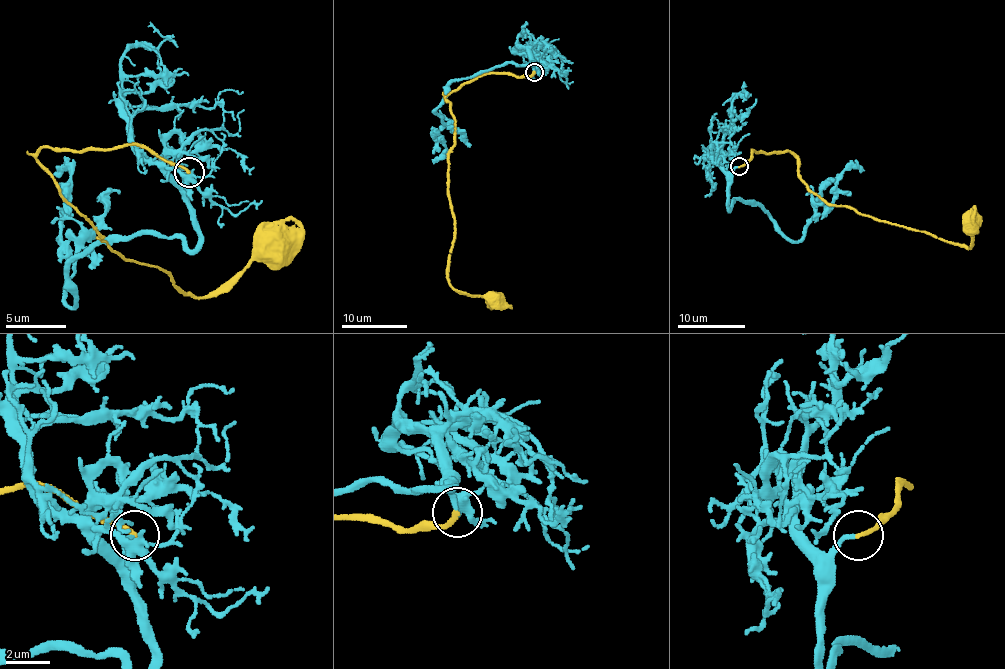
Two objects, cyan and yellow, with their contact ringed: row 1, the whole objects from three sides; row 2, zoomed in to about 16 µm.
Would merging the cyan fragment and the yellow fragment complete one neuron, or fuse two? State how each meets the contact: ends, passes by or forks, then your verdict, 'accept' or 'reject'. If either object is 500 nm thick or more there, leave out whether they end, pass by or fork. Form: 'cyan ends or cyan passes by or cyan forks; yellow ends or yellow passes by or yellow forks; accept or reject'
cyan ends; yellow ends; accept

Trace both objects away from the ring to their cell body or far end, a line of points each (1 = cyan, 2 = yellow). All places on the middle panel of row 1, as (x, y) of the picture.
1: (535, 71), (527, 64), (498, 64), (448, 84), (435, 113), (444, 124), (434, 135), (446, 148), (433, 163)
2: (535, 71), (484, 73), (446, 96), (454, 140), (448, 281), (512, 308)

